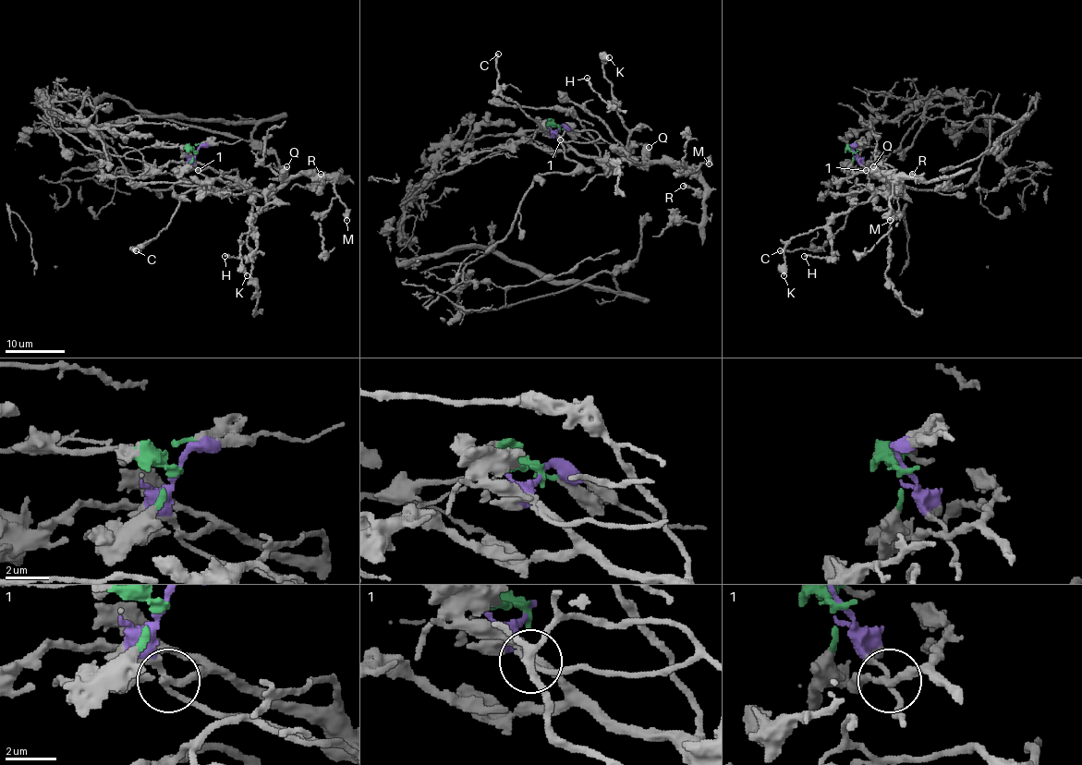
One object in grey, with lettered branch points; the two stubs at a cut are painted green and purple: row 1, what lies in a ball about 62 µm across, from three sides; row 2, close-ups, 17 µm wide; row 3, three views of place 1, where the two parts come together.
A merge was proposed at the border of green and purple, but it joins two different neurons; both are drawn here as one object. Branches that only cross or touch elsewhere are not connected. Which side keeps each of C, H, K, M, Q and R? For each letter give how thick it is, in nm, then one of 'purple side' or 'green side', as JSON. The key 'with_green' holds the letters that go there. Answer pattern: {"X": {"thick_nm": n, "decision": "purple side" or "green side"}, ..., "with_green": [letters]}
{"C": {"thick_nm": 500, "decision": "purple side"}, "H": {"thick_nm": 240, "decision": "green side"}, "K": {"thick_nm": 440, "decision": "green side"}, "M": {"thick_nm": 440, "decision": "green side"}, "Q": {"thick_nm": 650, "decision": "green side"}, "R": {"thick_nm": 360, "decision": "green side"}, "with_green": ["H", "K", "M", "Q", "R"]}

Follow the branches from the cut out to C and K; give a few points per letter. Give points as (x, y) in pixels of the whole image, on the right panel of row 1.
C: (853, 151), (868, 173), (868, 182), (857, 183), (857, 179), (862, 189), (845, 223), (820, 248), (780, 250)
K: (853, 151), (857, 170), (881, 175), (884, 195), (874, 194), (793, 237), (784, 249), (783, 276)

